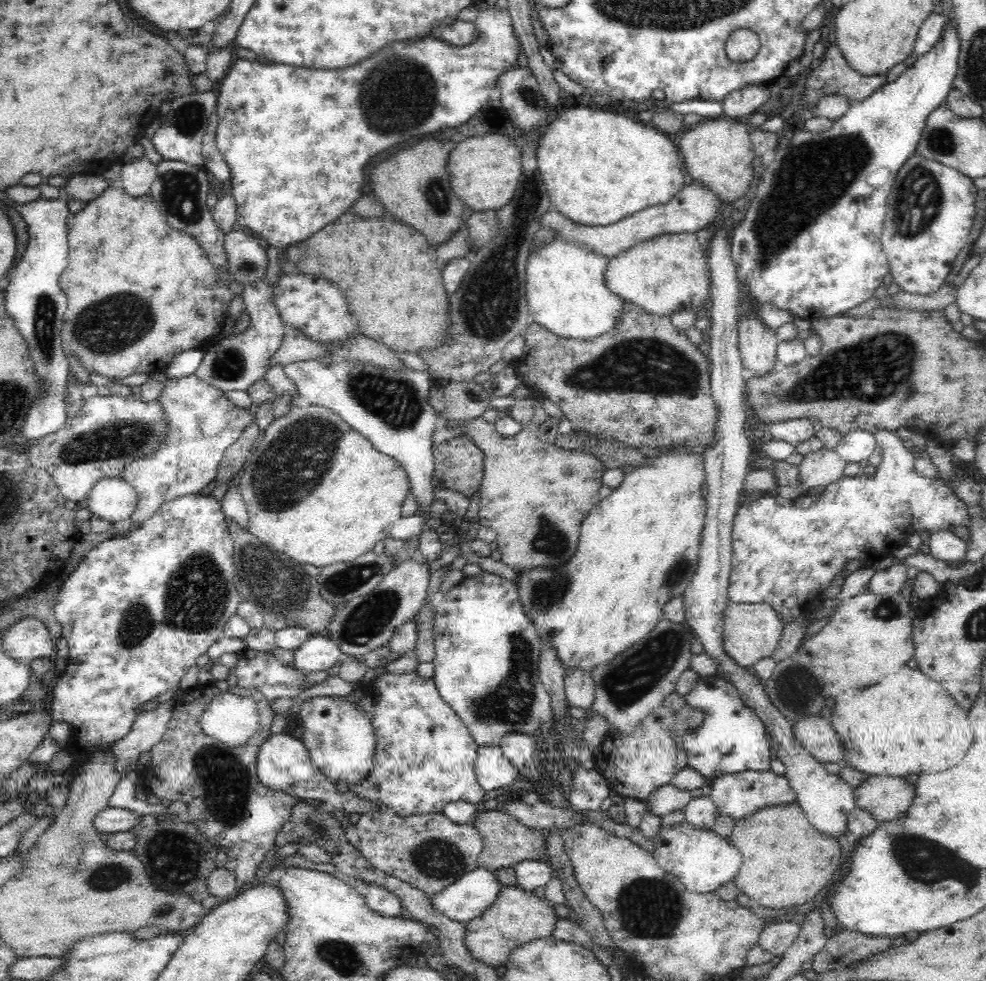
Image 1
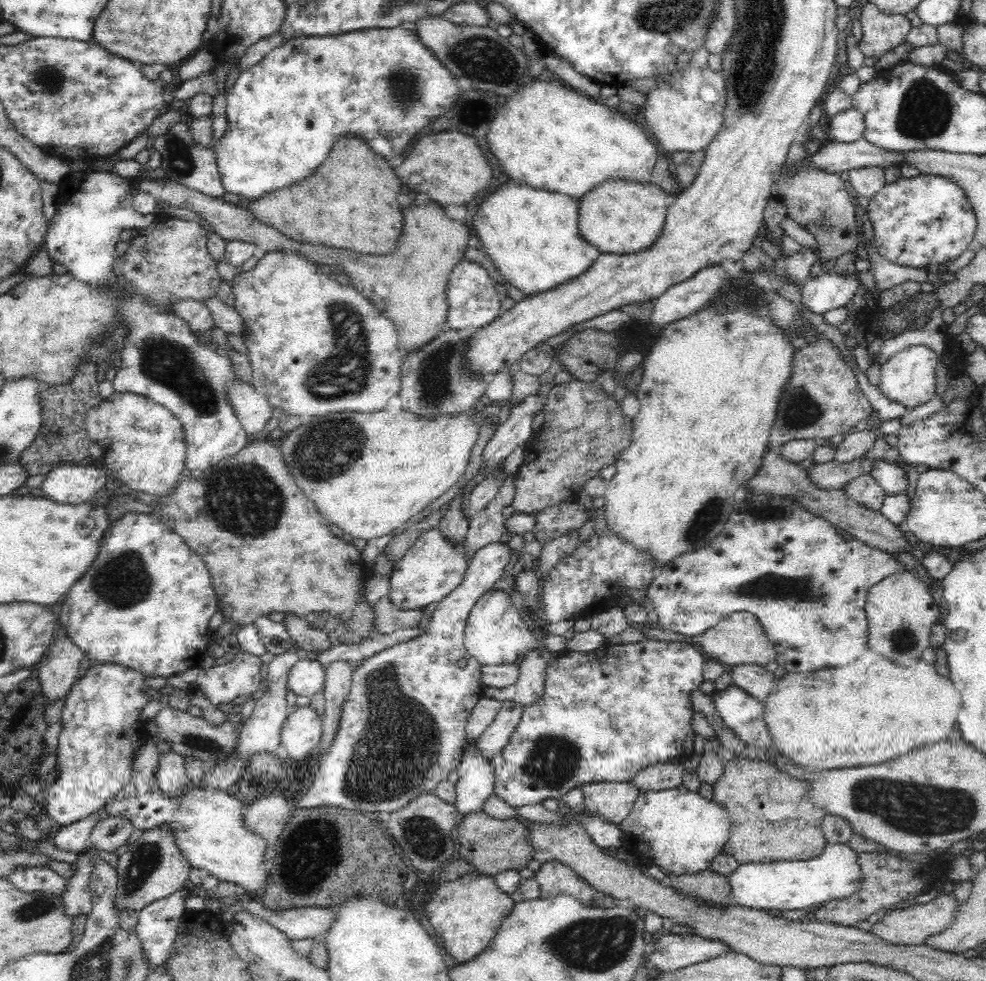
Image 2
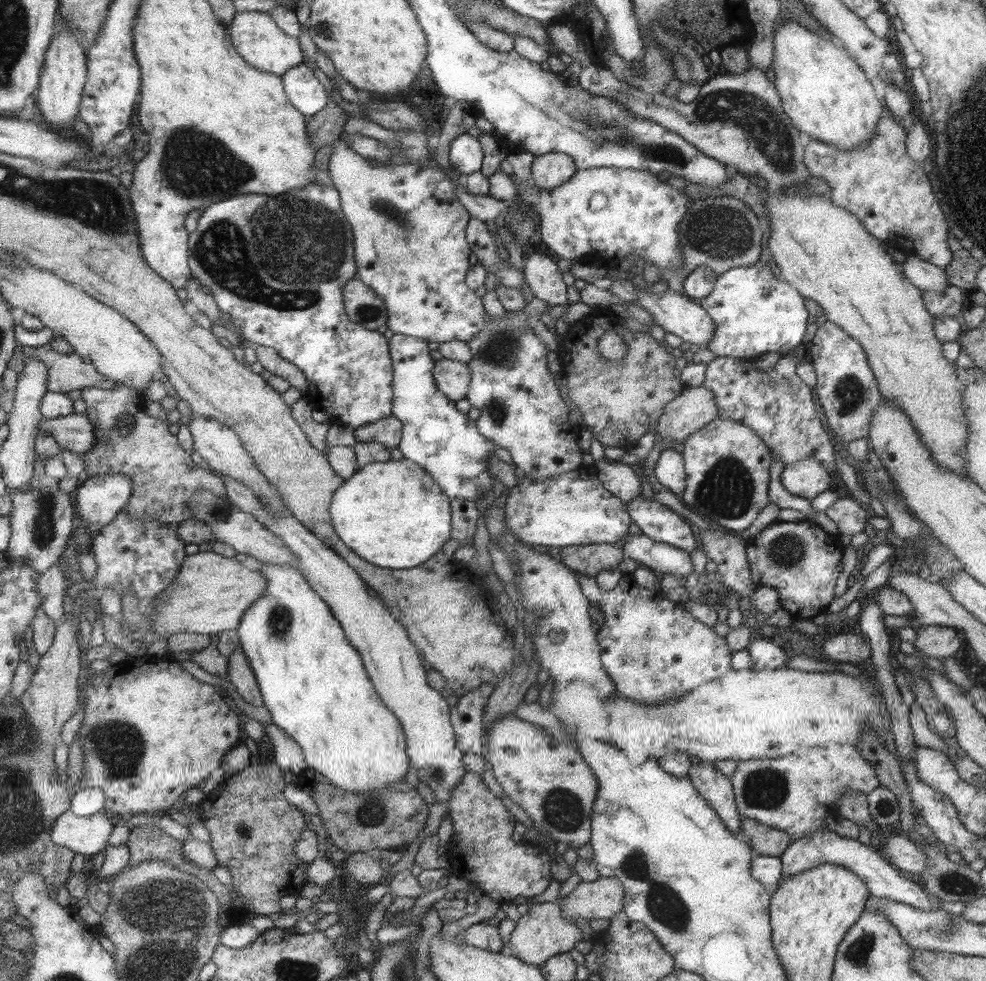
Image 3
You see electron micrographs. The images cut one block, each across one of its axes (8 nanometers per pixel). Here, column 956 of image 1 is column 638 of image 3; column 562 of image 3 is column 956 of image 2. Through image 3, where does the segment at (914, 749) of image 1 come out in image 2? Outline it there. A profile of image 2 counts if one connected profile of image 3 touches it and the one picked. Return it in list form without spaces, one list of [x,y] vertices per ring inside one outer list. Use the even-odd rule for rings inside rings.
[[[868,648],[865,650],[866,652],[864,652],[864,654],[860,654],[854,662],[850,662],[850,664],[846,666],[833,669],[820,669],[806,675],[786,673],[782,679],[776,680],[776,687],[773,688],[772,694],[766,697],[765,701],[762,703],[764,706],[764,719],[770,737],[772,737],[774,753],[789,758],[794,764],[798,764],[800,768],[805,770],[827,771],[832,769],[849,769],[852,768],[852,766],[876,766],[876,764],[880,764],[880,762],[898,758],[900,754],[906,754],[908,750],[912,750],[912,748],[916,748],[916,746],[940,742],[940,740],[944,740],[944,738],[950,736],[952,728],[956,728],[954,724],[957,724],[956,720],[961,711],[960,694],[958,694],[958,690],[954,688],[954,684],[951,680],[938,676],[938,672],[934,669],[934,665],[927,664],[925,661],[916,662],[914,666],[898,666],[898,664],[892,664],[890,659],[876,656],[874,652],[868,652]]]

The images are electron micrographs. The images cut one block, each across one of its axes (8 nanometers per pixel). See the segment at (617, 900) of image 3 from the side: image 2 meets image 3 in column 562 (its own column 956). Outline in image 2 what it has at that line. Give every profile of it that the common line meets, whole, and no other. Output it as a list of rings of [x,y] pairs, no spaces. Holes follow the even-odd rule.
[[[942,891],[939,896],[928,903],[915,902],[908,908],[891,911],[873,924],[872,932],[889,945],[924,945],[928,937],[940,934],[940,931],[951,926],[959,909],[958,904],[959,902],[952,892]]]

